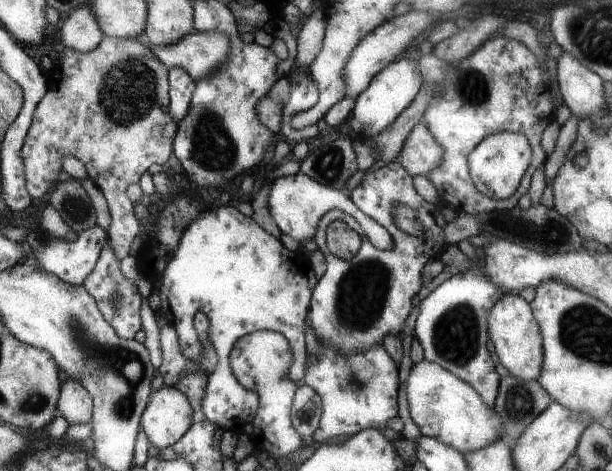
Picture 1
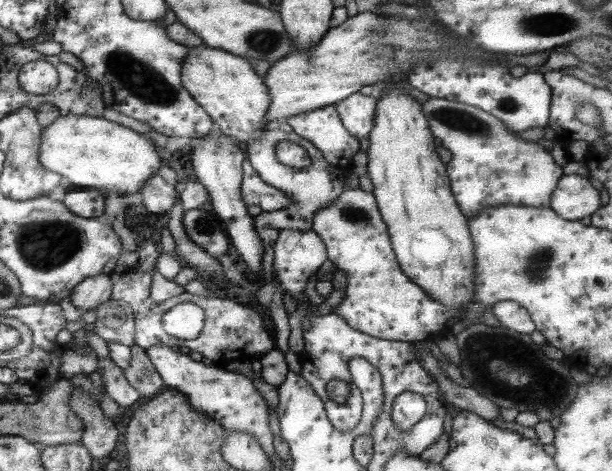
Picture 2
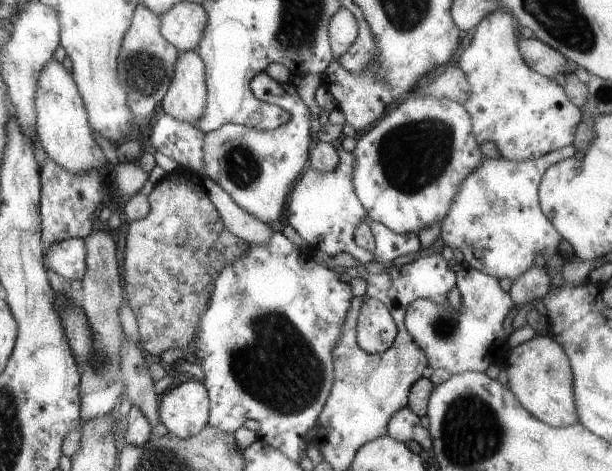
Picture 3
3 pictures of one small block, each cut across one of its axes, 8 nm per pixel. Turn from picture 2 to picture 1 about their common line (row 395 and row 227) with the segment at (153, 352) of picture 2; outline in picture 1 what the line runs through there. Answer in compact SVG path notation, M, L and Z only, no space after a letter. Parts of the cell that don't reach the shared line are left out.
M235 206L201 212L201 216L185 228L181 244L163 274L159 296L163 304L157 314L179 330L185 356L193 362L199 362L205 352L195 326L195 316L197 312L209 316L209 336L219 356L217 370L209 374L203 398L203 410L211 422L239 436L243 434L243 426L247 422L253 424L259 414L259 392L245 388L231 366L233 348L237 346L237 340L247 334L281 332L289 338L295 352L291 380L303 384L309 364L305 318L309 318L317 284L319 280L315 272L299 252L289 252L277 236L263 230L253 218L245 216Z

